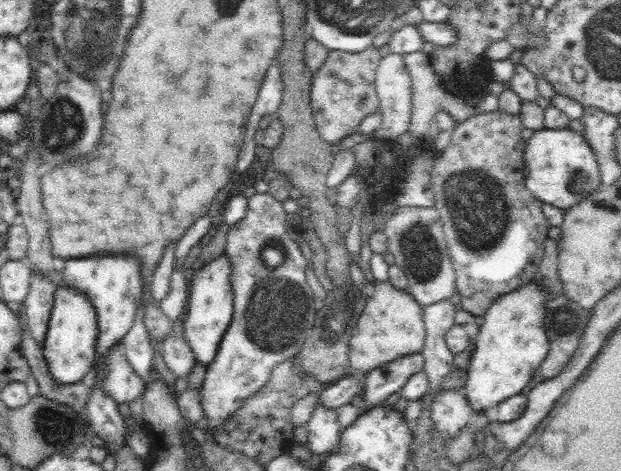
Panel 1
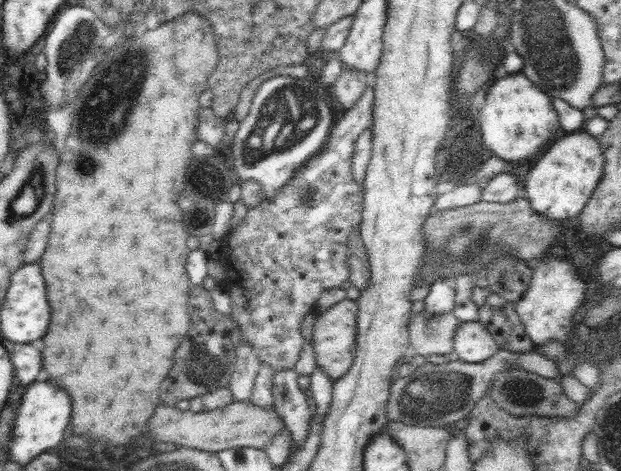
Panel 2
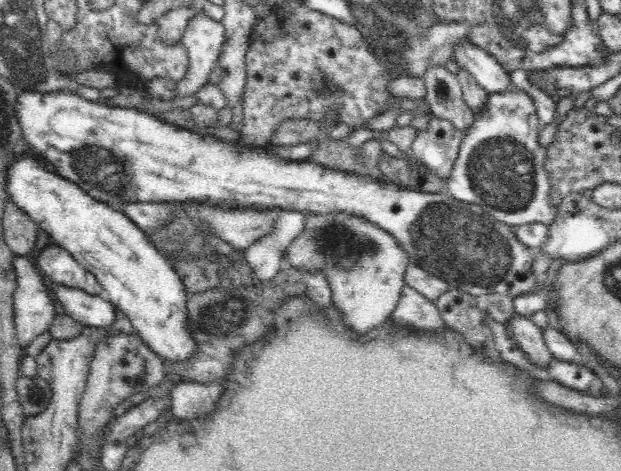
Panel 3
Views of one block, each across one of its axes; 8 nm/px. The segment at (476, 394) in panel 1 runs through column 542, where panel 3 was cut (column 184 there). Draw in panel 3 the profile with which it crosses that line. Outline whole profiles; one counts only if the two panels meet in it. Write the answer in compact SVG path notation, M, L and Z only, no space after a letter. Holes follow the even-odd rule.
M13 156L9 165L7 166L7 191L10 194L10 199L18 205L18 207L26 213L26 215L30 216L32 221L36 222L40 228L50 234L52 240L54 240L54 244L60 245L62 248L65 248L80 264L85 271L90 272L97 278L97 281L100 285L102 285L104 296L114 305L116 308L120 309L124 314L130 319L133 328L136 331L136 334L139 338L150 347L162 360L175 363L178 361L184 362L188 360L190 357L195 355L197 351L196 341L192 339L192 333L187 329L187 324L189 321L187 320L187 289L183 280L180 279L180 276L175 272L173 268L173 264L167 260L167 257L162 255L156 247L152 244L152 241L145 235L140 228L126 215L123 214L122 211L118 209L112 209L107 203L95 200L90 197L88 193L80 188L76 183L72 182L60 176L54 172L50 172L45 170L42 165L40 165L40 161L30 156Z

